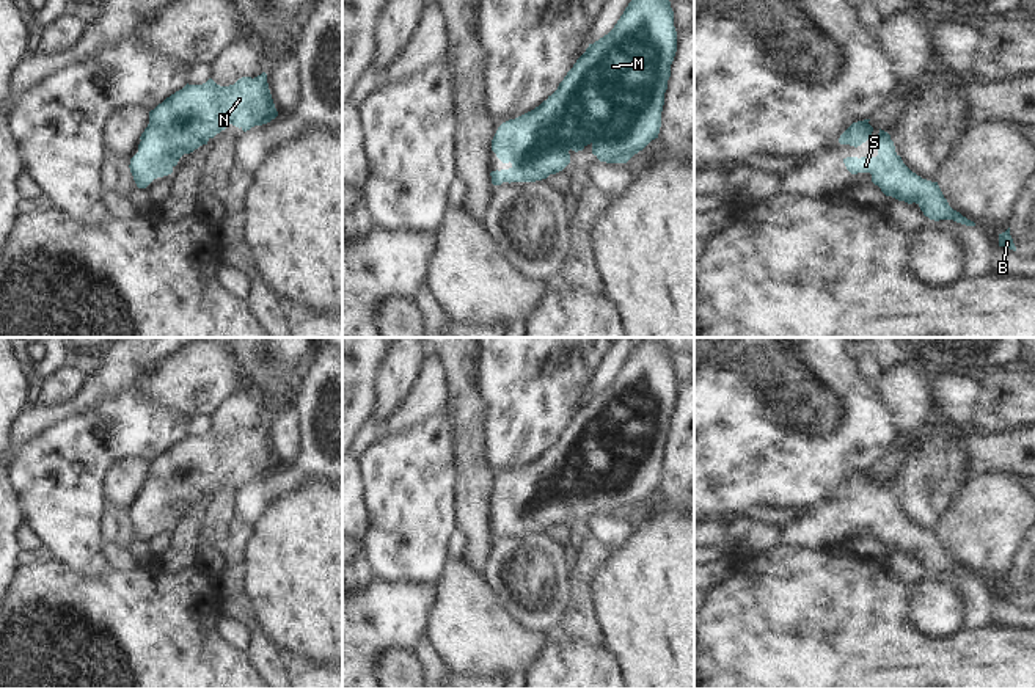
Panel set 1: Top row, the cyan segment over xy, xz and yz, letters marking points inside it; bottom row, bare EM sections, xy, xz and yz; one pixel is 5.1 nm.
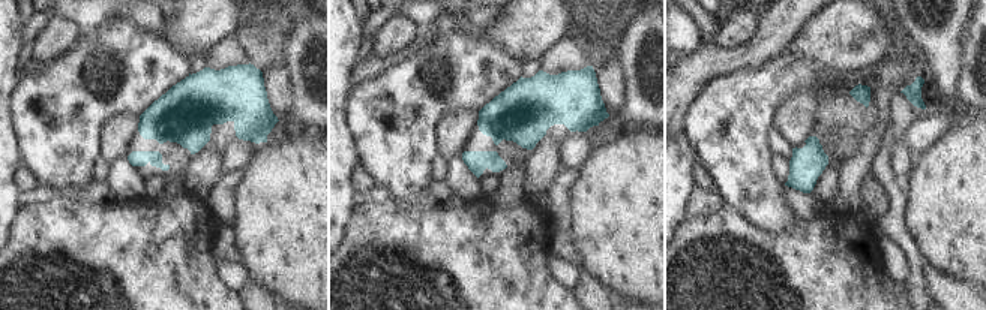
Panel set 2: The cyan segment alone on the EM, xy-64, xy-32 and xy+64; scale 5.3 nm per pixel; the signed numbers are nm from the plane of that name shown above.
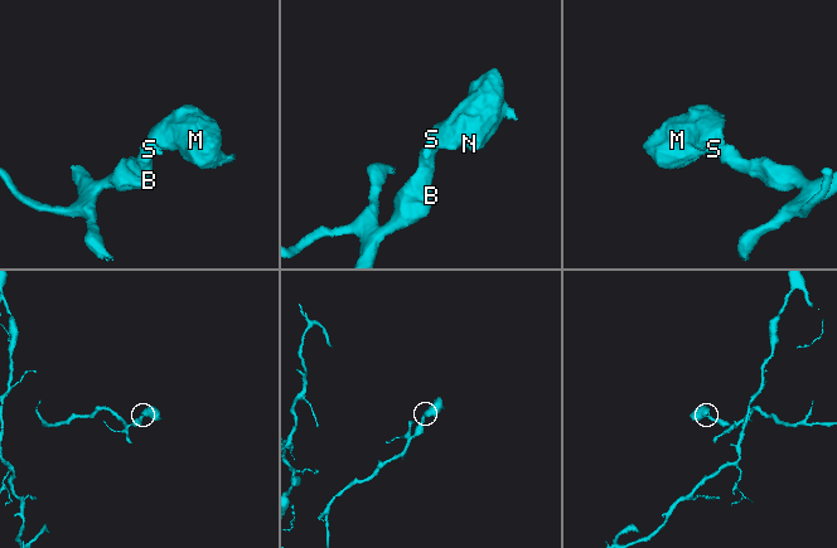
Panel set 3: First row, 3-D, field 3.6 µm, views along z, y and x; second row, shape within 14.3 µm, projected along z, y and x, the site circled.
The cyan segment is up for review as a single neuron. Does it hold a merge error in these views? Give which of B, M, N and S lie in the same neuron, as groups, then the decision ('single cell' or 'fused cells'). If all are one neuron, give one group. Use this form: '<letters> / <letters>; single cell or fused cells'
B M N S; single cell

